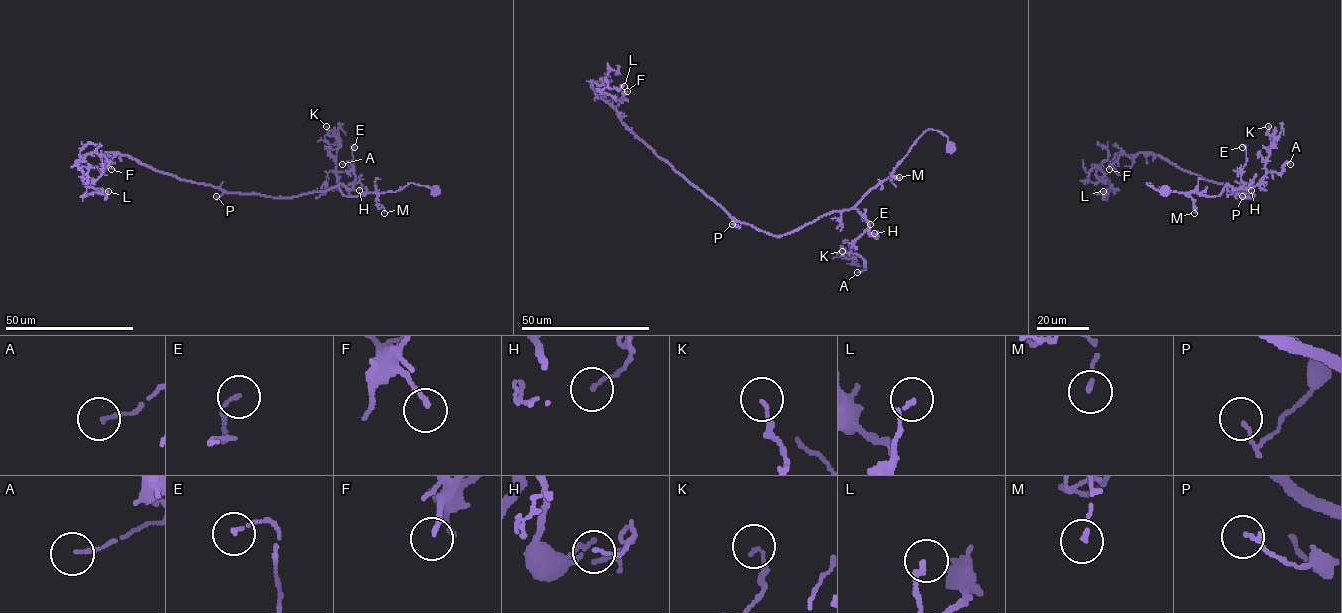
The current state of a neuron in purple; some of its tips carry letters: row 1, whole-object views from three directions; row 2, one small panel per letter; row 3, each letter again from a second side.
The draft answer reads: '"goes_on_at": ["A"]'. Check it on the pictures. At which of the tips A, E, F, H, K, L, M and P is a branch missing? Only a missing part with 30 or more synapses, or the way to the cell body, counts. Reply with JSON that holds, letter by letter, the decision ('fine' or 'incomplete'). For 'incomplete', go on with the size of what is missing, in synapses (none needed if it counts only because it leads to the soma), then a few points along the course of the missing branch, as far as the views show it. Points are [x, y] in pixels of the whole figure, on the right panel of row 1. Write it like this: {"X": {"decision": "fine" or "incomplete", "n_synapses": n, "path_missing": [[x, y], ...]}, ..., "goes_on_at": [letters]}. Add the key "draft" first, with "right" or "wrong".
{"draft": "wrong", "A": {"decision": "fine"}, "E": {"decision": "fine"}, "F": {"decision": "fine"}, "H": {"decision": "fine"}, "K": {"decision": "fine"}, "L": {"decision": "fine"}, "M": {"decision": "fine"}, "P": {"decision": "fine"}, "goes_on_at": []}

